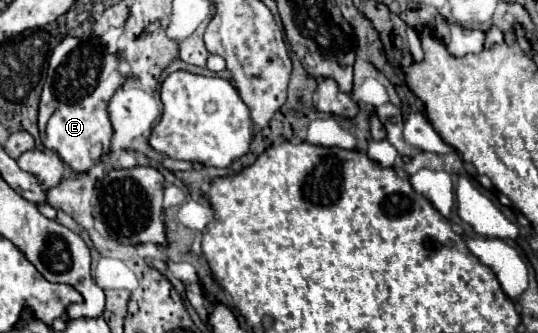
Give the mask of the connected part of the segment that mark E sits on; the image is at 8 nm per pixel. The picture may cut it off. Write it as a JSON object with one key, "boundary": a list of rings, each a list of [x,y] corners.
{"boundary":[[[66,36],[50,56],[48,74],[38,106],[40,140],[46,148],[56,150],[72,170],[88,172],[110,150],[108,102],[126,80],[120,72],[120,56],[110,54],[96,36]]]}

